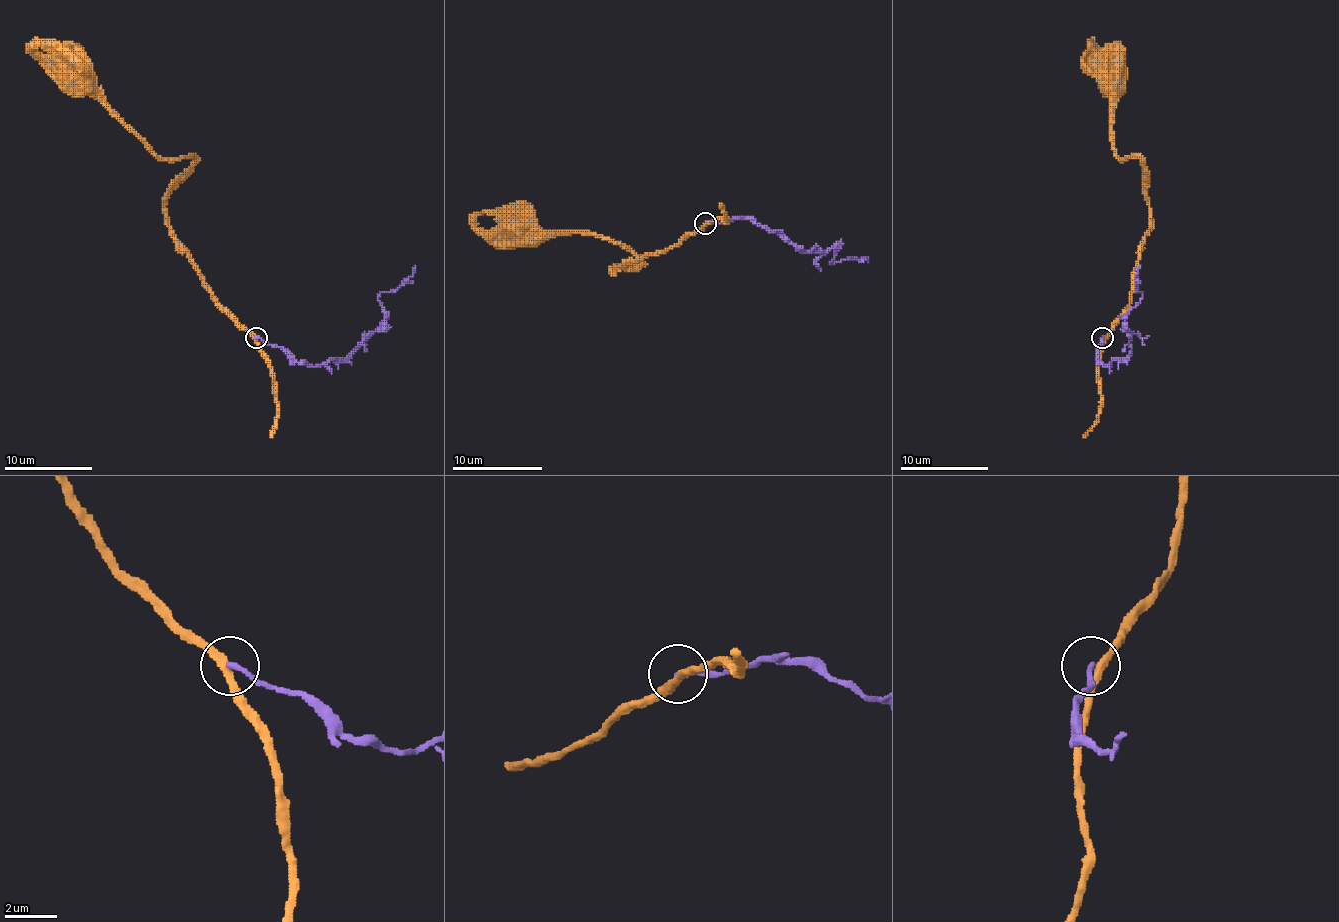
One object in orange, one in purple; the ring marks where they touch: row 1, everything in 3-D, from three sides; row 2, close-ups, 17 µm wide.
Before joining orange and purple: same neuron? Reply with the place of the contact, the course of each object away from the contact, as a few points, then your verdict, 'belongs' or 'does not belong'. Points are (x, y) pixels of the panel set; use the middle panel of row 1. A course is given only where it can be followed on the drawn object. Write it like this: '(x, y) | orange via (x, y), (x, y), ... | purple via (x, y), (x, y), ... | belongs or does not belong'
(705, 223) | orange via (706, 223), (667, 250), (616, 271), (640, 262), (607, 239), (539, 232), (528, 221), (519, 230) | purple via (706, 223), (753, 219), (812, 253), (836, 246), (839, 250), (830, 262), (832, 264), (863, 257), (868, 262) | does not belong

